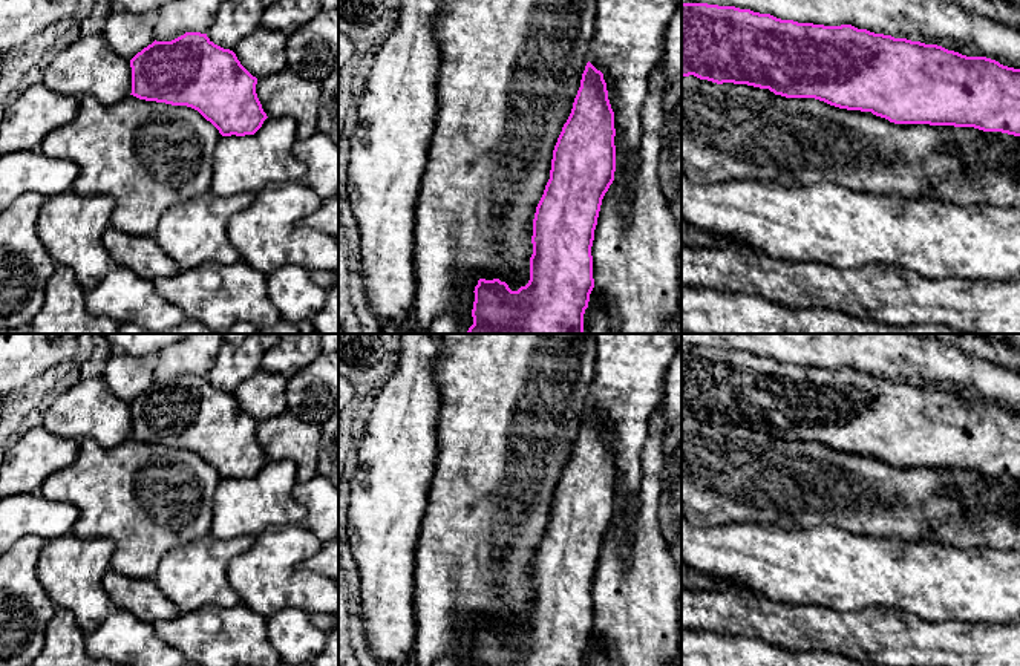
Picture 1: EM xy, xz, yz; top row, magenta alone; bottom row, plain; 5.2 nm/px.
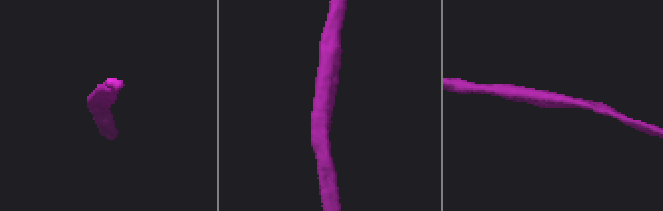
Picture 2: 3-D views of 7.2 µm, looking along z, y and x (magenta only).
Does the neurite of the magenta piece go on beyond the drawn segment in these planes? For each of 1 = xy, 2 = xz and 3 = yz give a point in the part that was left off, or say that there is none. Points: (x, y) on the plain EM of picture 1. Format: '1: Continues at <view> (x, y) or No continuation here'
1: No continuation here
2: No continuation here
3: No continuation here

